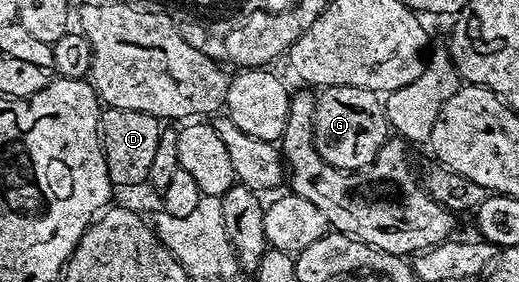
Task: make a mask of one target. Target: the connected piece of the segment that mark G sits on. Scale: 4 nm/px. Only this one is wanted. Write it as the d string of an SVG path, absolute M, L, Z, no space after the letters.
M342 85L322 88L317 93L314 101L314 145L324 162L349 172L366 168L380 154L387 139L386 105L379 93Z

